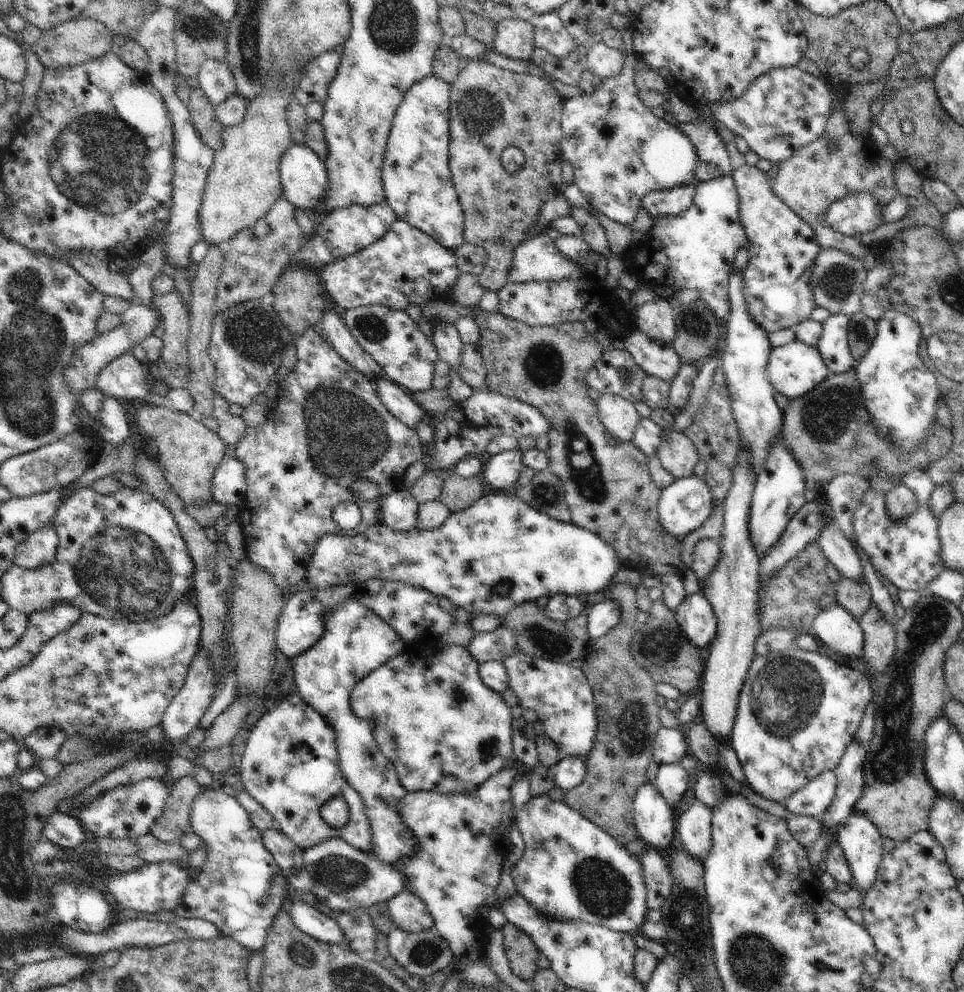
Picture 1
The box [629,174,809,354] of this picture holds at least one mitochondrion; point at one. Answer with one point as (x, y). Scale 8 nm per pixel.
(694, 326)

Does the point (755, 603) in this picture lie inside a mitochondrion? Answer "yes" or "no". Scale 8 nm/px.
no

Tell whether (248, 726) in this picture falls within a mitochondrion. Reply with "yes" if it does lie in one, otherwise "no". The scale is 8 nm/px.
no

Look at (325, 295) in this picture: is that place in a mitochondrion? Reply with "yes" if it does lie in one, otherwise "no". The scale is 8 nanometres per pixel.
no

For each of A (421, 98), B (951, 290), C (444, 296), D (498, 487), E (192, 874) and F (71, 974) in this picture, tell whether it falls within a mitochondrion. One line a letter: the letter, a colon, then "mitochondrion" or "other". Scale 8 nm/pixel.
A: other
B: mitochondrion
C: other
D: other
E: other
F: other

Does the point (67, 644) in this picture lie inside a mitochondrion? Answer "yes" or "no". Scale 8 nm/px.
no

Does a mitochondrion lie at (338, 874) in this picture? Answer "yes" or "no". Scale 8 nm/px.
yes

